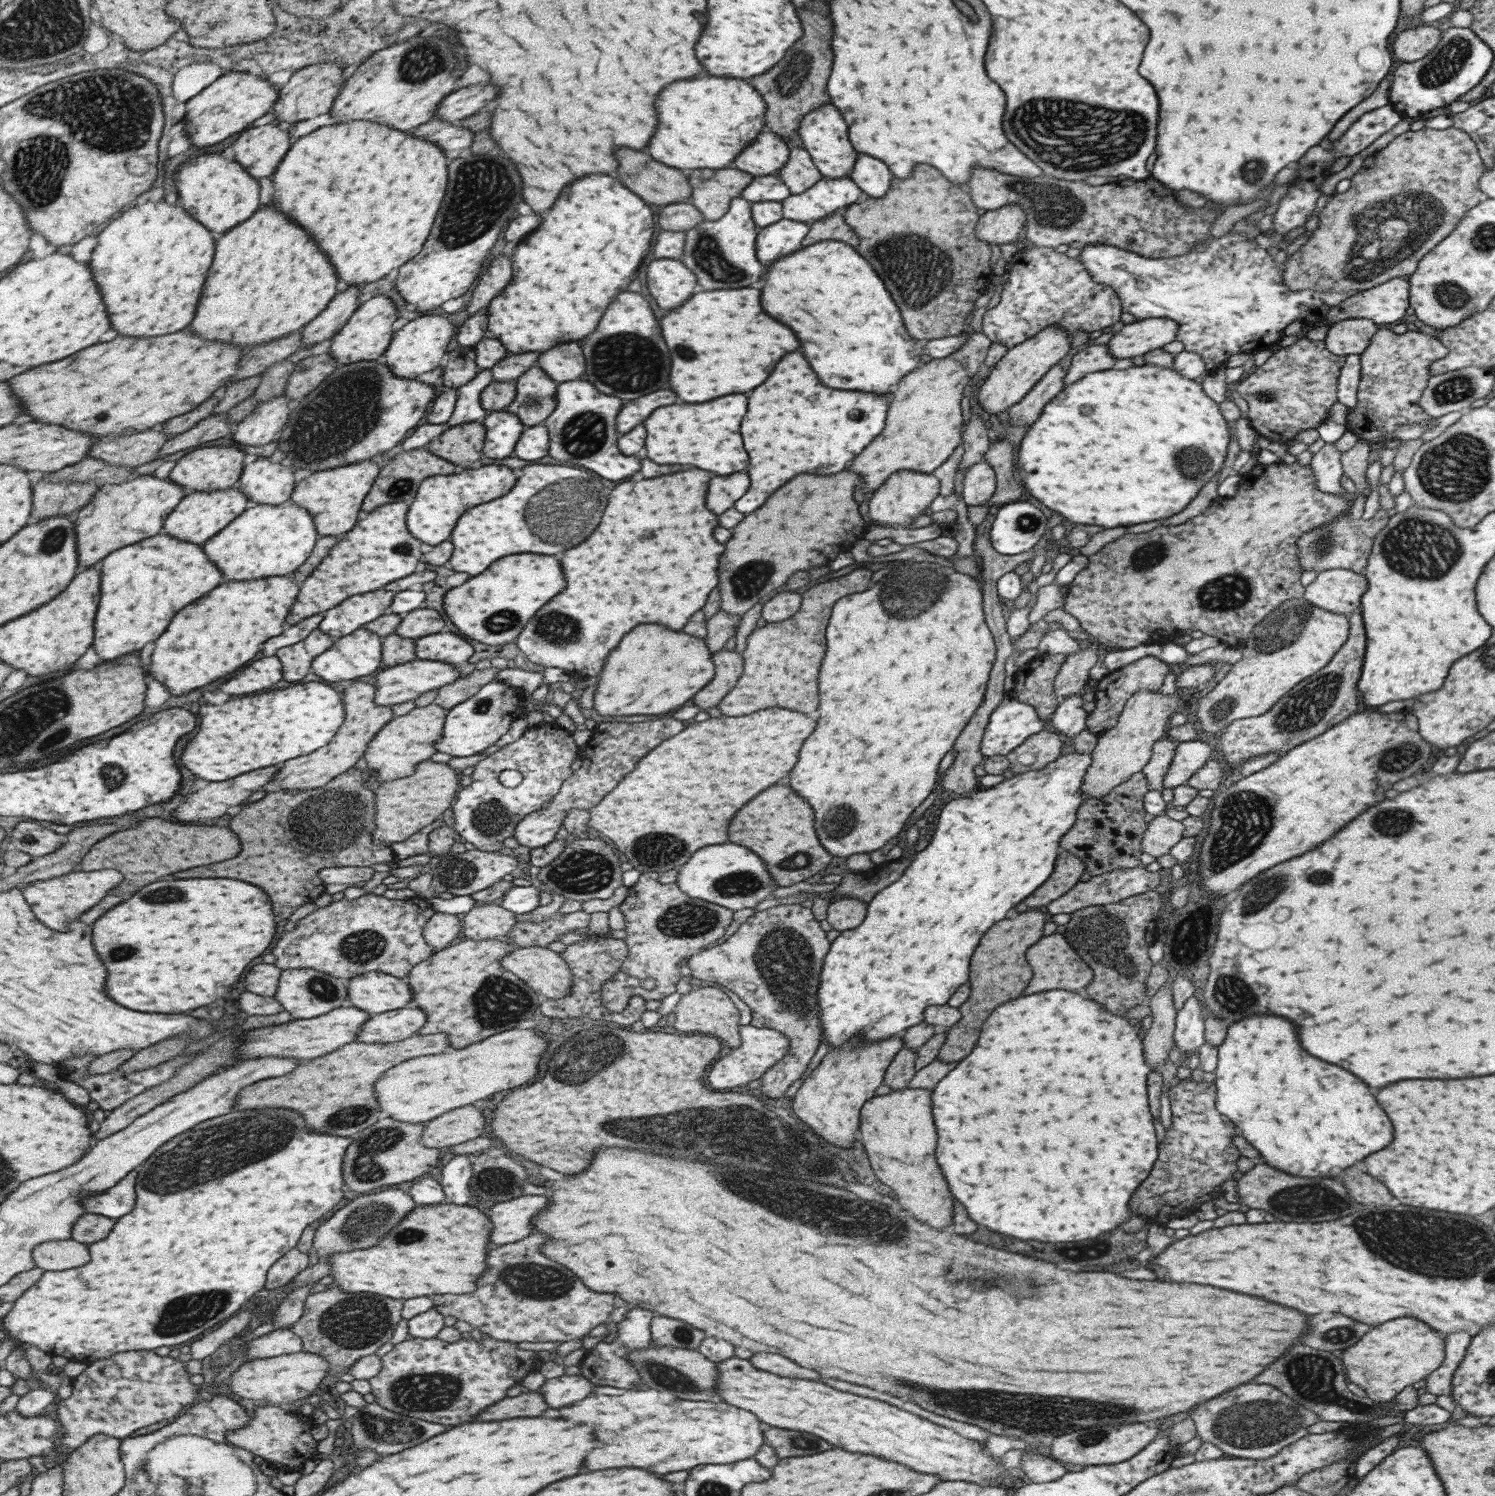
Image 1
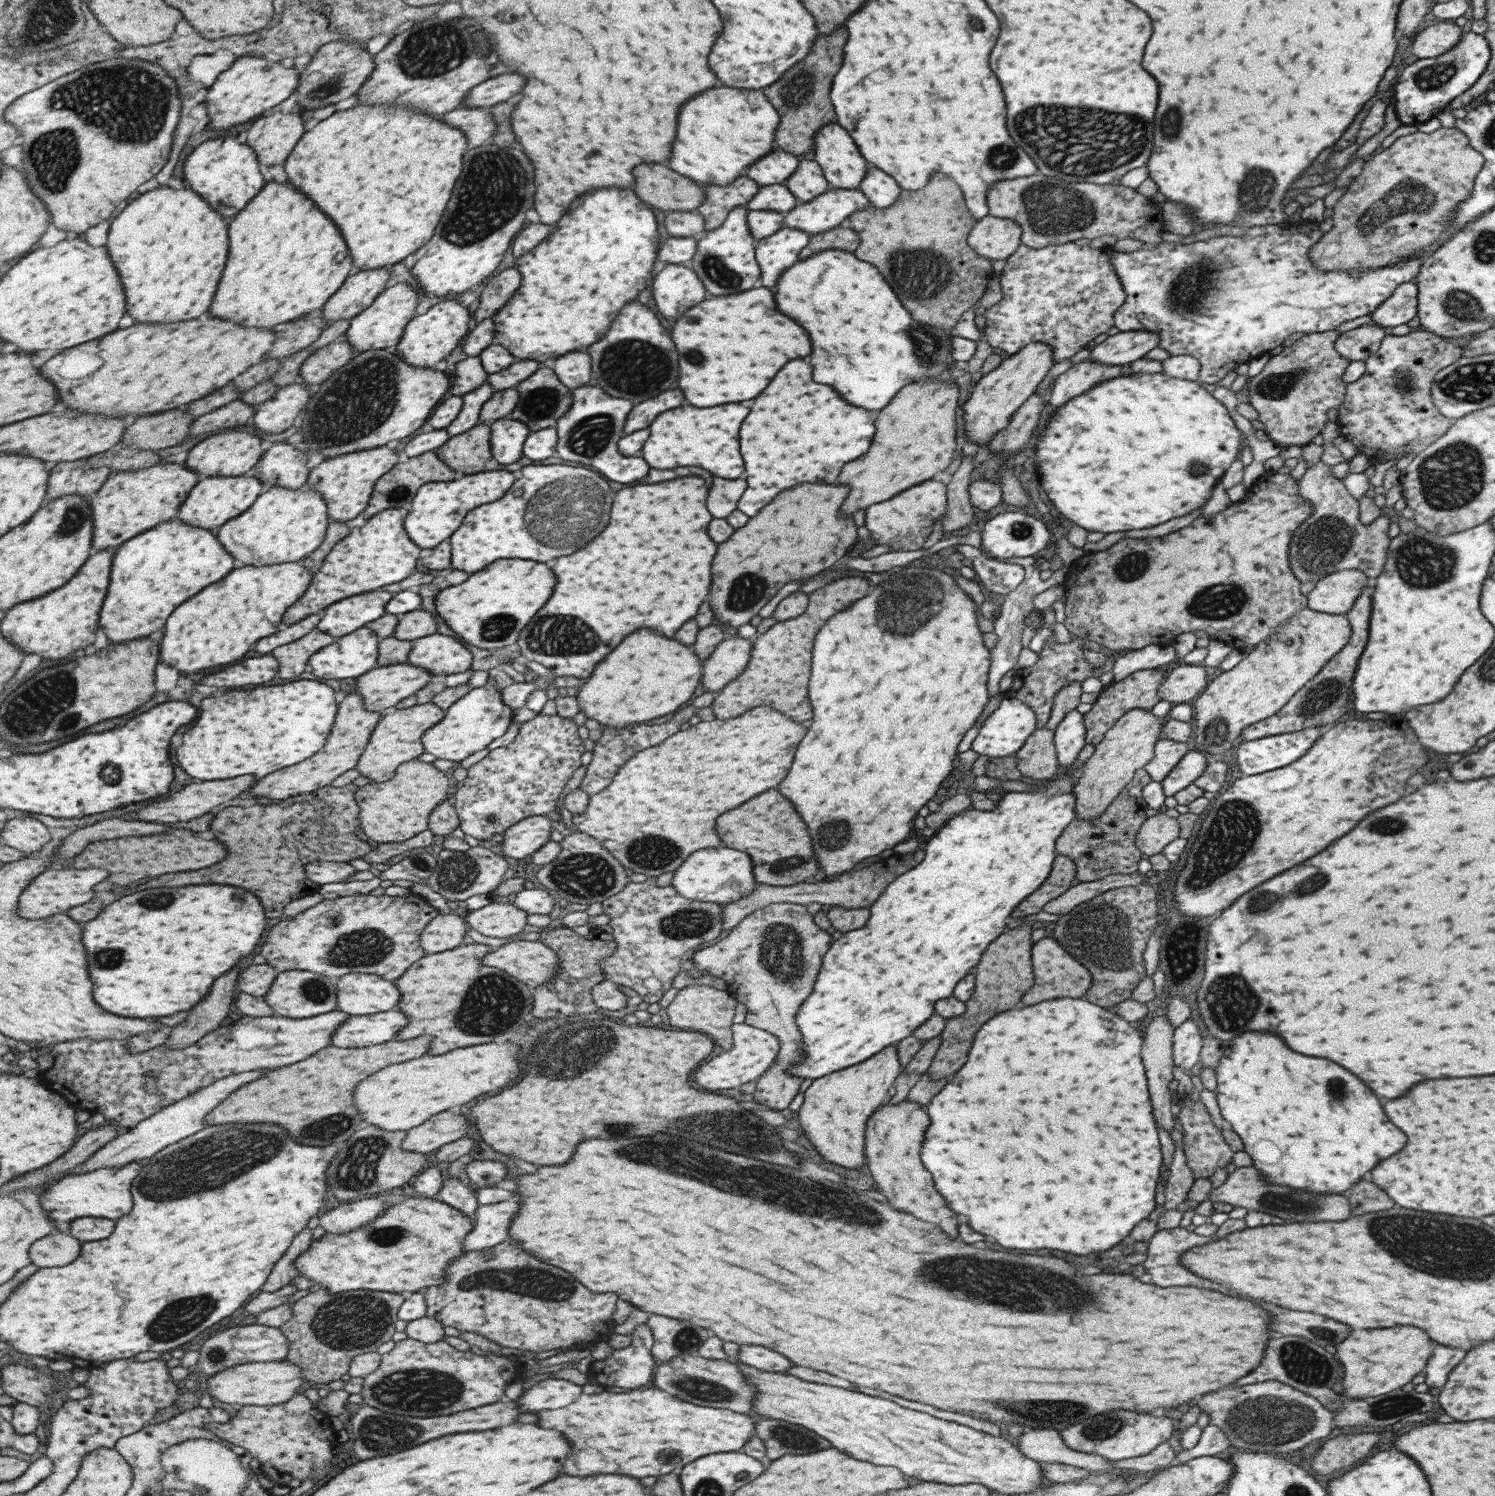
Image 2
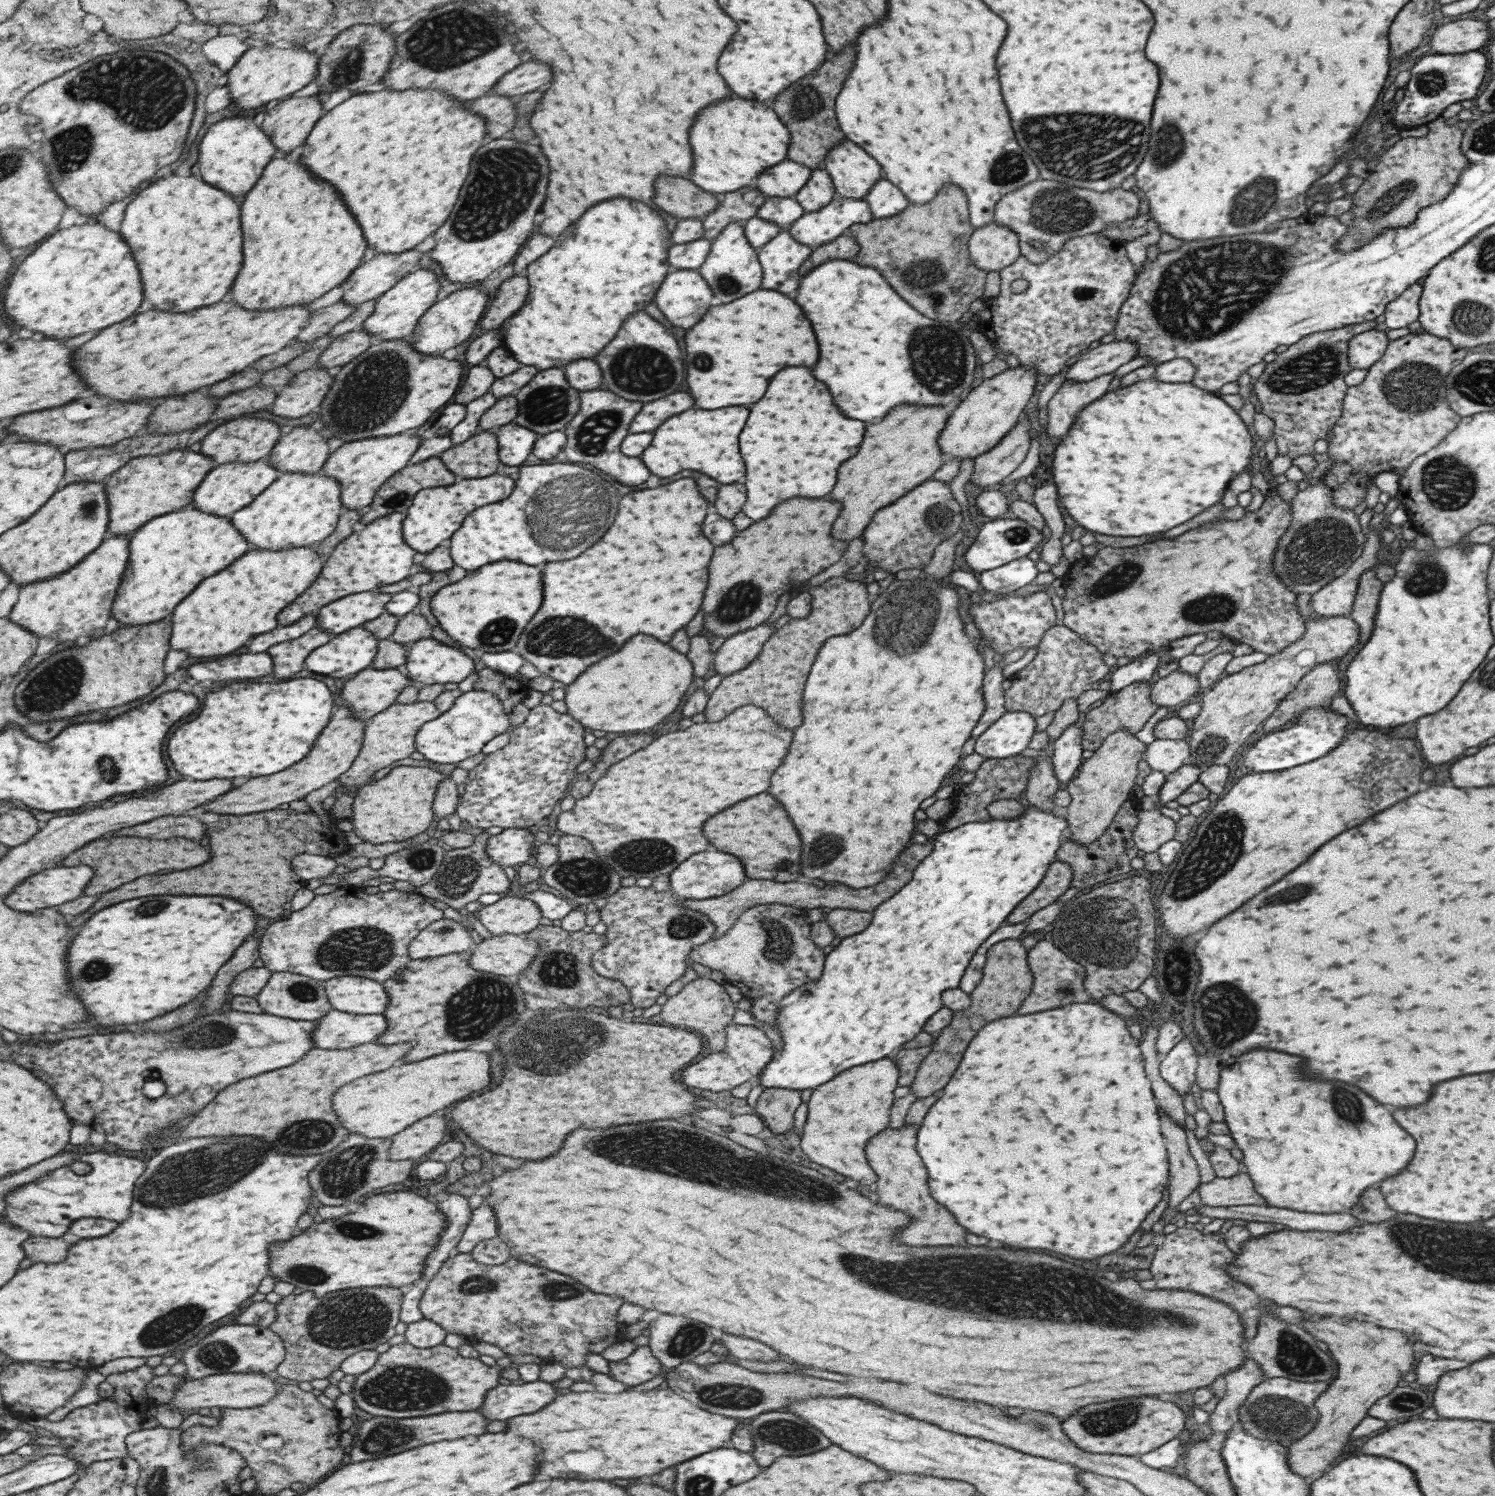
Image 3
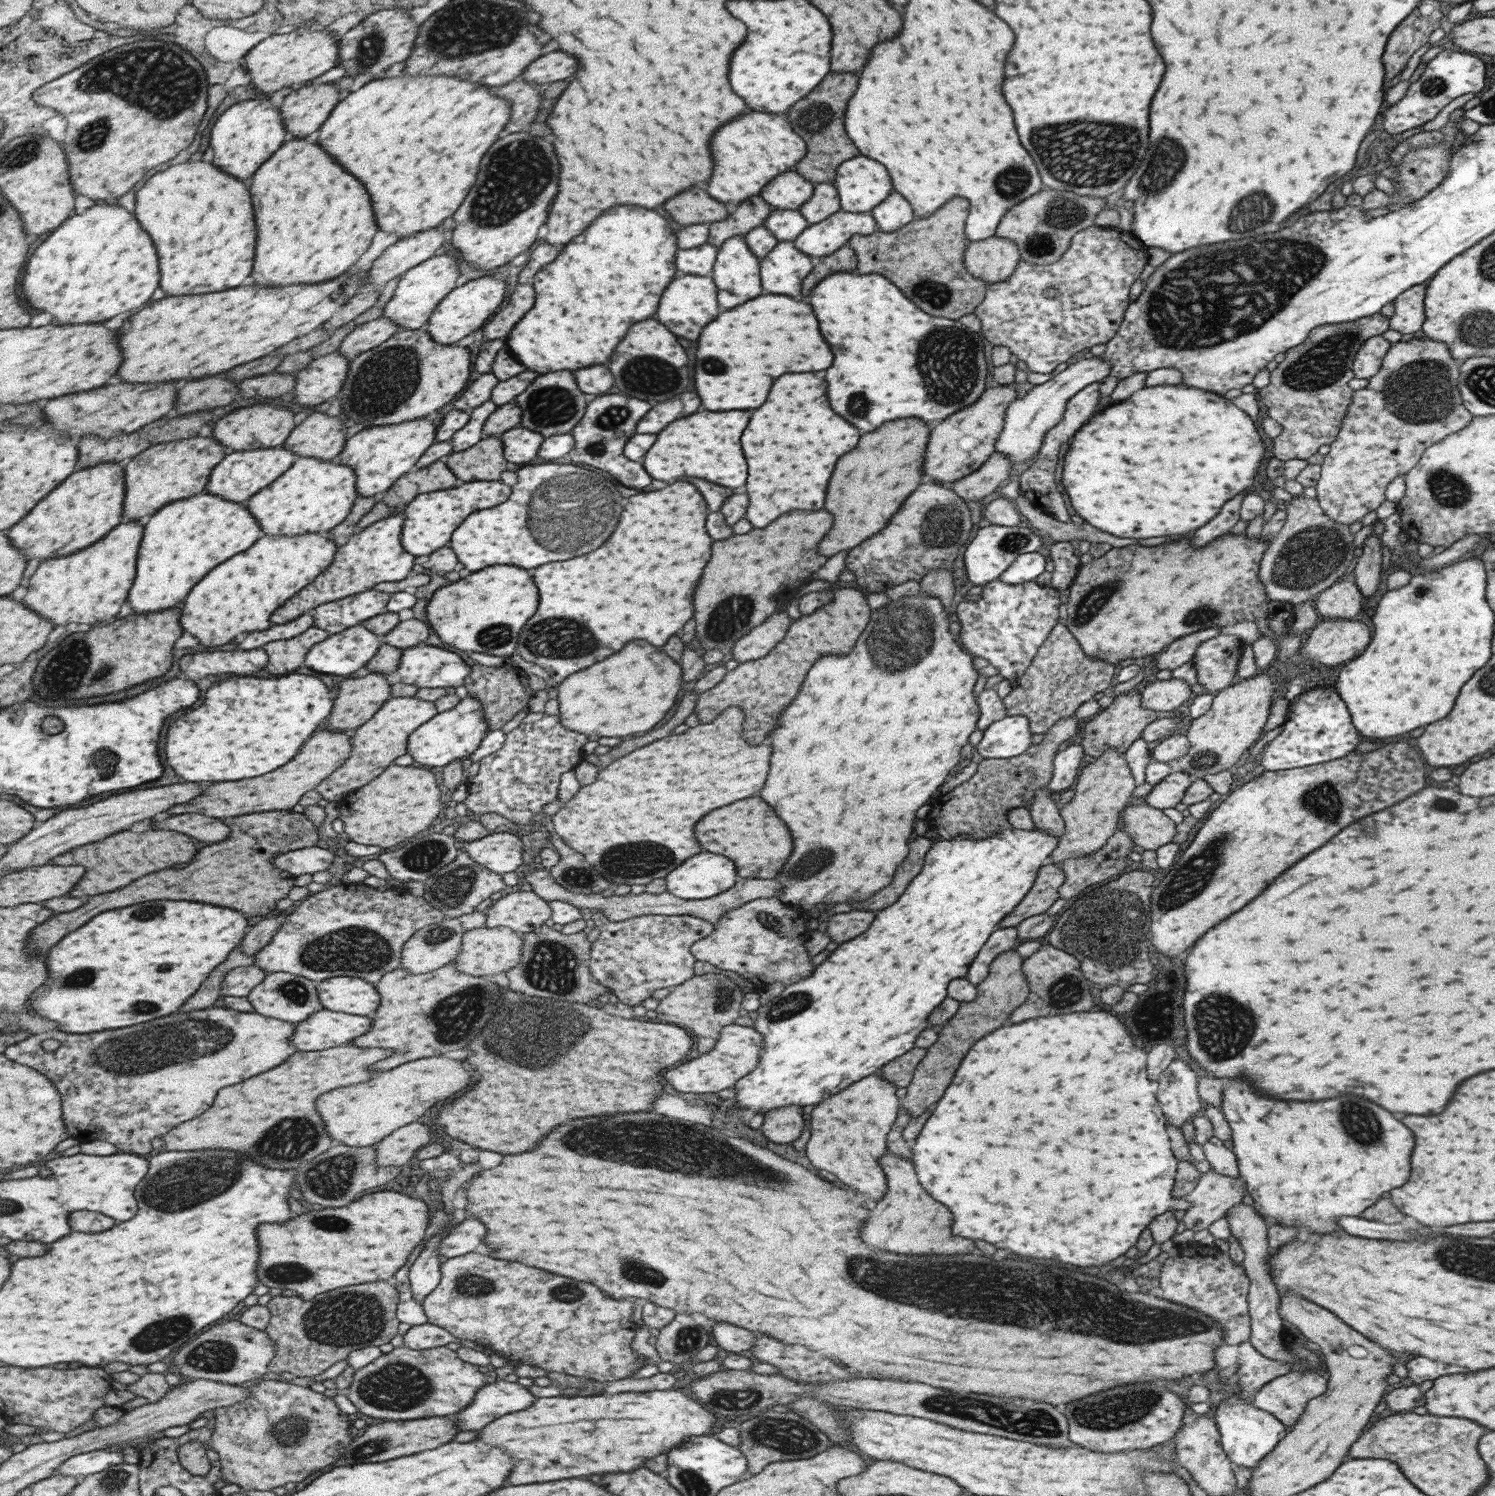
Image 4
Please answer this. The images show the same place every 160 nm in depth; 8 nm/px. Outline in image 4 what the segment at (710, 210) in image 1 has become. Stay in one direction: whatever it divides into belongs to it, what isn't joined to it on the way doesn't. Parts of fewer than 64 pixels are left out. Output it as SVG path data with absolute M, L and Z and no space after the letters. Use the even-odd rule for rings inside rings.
M759 195L750 196L738 205L731 206L724 219L708 223L706 242L718 248L730 236L743 237L751 228L761 226L770 210L770 204Z

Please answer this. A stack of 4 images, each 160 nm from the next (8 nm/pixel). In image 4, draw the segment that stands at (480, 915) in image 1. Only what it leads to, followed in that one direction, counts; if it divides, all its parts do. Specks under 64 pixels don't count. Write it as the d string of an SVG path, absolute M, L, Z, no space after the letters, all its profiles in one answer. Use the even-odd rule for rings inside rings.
M531 891L510 892L482 910L485 927L507 927L517 934L532 932L551 918L551 909L541 897Z

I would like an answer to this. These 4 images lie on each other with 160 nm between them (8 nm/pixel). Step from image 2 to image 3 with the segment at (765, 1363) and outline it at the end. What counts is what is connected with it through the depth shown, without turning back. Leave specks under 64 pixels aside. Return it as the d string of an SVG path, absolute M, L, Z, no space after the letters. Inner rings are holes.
M723 1334L719 1342L725 1346L727 1353L734 1356L734 1359L743 1358L759 1362L769 1362L779 1360L779 1354L771 1350L769 1346L749 1340L749 1338L739 1338L739 1336L729 1336Z

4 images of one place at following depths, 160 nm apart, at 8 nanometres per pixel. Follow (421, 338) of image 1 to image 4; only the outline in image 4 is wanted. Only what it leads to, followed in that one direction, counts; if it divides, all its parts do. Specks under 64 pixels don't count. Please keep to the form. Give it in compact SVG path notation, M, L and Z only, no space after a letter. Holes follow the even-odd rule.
M498 273L472 279L455 287L439 302L430 314L429 323L424 326L430 338L437 344L453 344L463 336L479 329L496 311L505 298L505 276Z

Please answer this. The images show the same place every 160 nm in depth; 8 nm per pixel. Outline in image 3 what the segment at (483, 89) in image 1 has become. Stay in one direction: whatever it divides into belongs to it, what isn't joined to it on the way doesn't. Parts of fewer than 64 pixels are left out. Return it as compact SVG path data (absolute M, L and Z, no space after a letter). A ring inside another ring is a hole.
M525 62L525 64L515 66L503 78L499 78L488 94L511 97L515 94L525 94L525 92L535 90L541 84L547 84L549 78L551 78L551 72L547 70L547 66L537 64L537 62Z

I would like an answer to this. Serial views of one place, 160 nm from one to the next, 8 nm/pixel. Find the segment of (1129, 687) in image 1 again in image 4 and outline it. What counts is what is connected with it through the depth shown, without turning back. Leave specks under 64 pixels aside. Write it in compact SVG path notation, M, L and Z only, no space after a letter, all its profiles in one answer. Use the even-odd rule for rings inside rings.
M1129 690L1117 694L1112 698L1111 704L1101 710L1093 718L1087 719L1080 726L1080 745L1084 754L1097 758L1106 748L1113 747L1120 753L1124 753L1127 747L1140 737L1141 731L1155 720L1155 711L1143 710L1140 702L1140 694Z

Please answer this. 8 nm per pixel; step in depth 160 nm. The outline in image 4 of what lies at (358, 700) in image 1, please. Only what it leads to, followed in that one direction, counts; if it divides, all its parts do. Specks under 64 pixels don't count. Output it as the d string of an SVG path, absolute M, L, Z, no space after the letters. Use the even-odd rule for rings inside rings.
M321 730L319 734L315 734L315 738L311 738L311 742L307 742L307 746L303 746L303 754L299 754L295 762L289 762L287 766L283 766L283 770L275 770L275 774L267 774L263 778L249 778L247 782L215 784L199 800L183 804L183 806L175 806L175 810L167 814L175 816L175 814L199 812L199 814L207 814L215 818L231 818L231 816L253 814L253 812L298 809L299 800L305 792L317 789L322 781L350 760L350 754L354 750L352 737L353 734L349 731Z

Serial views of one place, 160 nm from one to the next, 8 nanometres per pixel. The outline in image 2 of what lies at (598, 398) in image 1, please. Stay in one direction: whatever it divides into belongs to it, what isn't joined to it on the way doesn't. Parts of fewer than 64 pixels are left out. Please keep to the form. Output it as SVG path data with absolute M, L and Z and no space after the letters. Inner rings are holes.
M593 386L575 387L570 391L571 404L565 411L565 416L559 417L553 426L557 432L555 453L559 454L559 458L591 466L605 478L619 484L629 484L643 478L649 466L641 458L621 456L615 450L615 442L621 438L623 420L633 404L623 398L611 398L609 394Z

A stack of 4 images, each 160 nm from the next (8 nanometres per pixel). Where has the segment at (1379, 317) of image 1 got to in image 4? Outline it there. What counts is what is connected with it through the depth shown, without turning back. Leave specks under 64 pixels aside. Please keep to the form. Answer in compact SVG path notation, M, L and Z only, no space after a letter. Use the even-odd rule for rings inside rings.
M1418 284L1395 297L1392 302L1393 314L1388 318L1389 329L1409 334L1421 328L1424 319L1424 292L1425 286Z

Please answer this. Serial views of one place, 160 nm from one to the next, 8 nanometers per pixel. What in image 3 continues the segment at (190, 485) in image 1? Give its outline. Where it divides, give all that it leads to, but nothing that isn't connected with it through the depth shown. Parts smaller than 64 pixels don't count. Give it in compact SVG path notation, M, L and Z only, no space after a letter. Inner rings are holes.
M237 417L213 429L201 442L200 452L203 455L213 456L217 466L229 463L255 463L269 457L281 438L281 428L271 420Z

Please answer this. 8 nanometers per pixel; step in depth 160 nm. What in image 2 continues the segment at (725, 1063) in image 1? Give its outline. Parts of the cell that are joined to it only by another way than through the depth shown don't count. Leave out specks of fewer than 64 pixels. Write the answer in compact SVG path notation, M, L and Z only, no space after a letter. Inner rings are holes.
M738 1023L731 1025L732 1045L731 1049L721 1052L715 1058L711 1058L707 1064L699 1066L699 1070L693 1074L695 1082L701 1088L707 1090L727 1090L735 1088L745 1082L756 1080L769 1068L778 1054L779 1041L776 1036L767 1031L749 1026L748 1024Z

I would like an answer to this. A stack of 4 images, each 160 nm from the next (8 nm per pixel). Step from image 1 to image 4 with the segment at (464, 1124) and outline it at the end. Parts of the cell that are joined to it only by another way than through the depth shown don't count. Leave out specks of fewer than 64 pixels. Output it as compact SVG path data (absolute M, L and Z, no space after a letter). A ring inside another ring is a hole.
M411 1122L411 1126L403 1126L403 1130L395 1130L391 1138L383 1138L377 1146L378 1165L401 1166L414 1154L417 1148L429 1143L429 1128L421 1122Z

